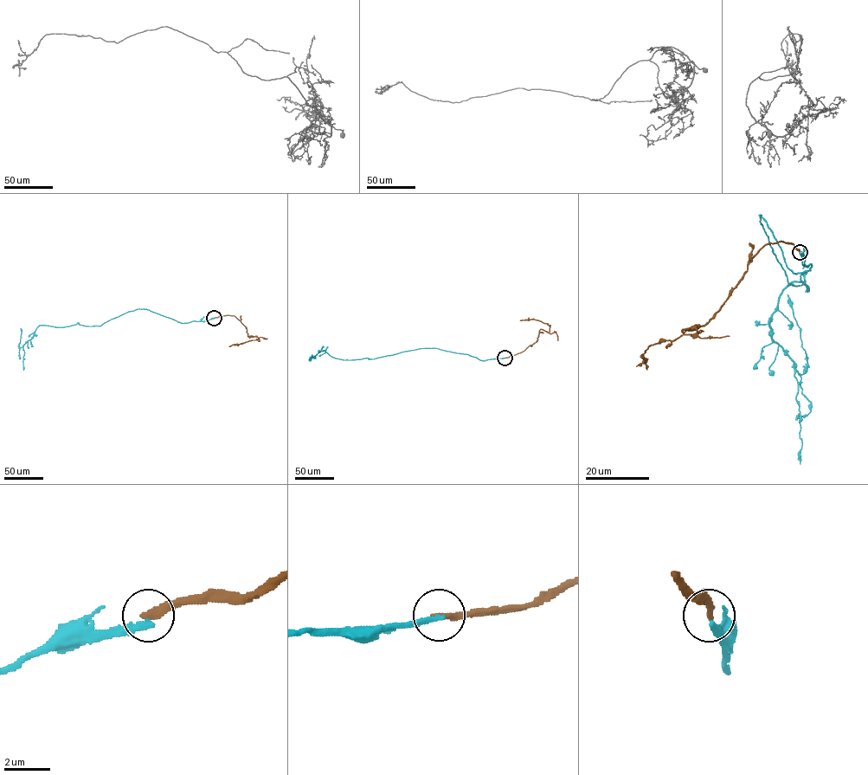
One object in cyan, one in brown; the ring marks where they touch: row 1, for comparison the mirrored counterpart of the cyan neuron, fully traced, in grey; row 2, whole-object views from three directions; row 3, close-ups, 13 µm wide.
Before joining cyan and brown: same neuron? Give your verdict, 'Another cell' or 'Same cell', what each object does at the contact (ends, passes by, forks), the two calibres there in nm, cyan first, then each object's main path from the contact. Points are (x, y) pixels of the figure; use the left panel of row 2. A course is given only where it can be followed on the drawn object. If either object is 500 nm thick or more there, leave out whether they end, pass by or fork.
Another cell. At the ring cyan ends. At the ring brown ends. Thickness 240 nm (cyan) against 340 nm. Course of cyan: (214, 318), (182, 323), (138, 308), (100, 326), (39, 326), (31, 339), (18, 347), (21, 328). Course of brown: (214, 318), (234, 315), (246, 327), (248, 337), (259, 338), (229, 346)

